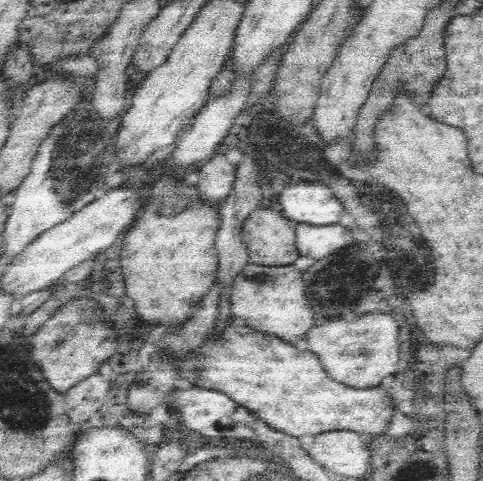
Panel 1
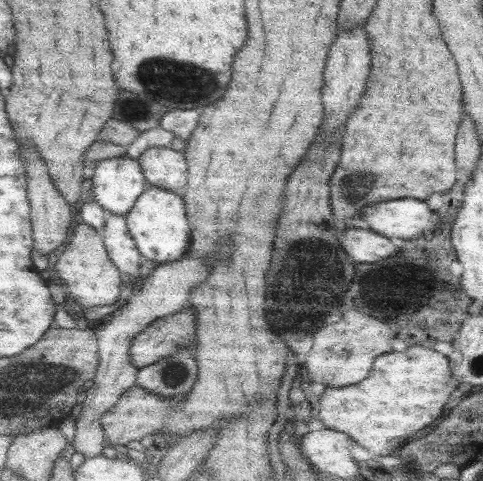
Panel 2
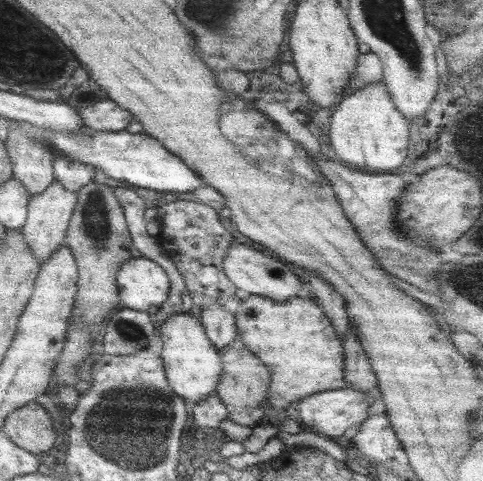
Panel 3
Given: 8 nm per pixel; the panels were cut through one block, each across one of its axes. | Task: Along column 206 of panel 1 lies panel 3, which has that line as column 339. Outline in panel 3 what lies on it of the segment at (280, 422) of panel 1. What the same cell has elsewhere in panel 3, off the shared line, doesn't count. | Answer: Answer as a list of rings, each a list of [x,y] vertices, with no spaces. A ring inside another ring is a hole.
[[[249,294],[241,298],[233,316],[237,324],[237,338],[269,368],[271,382],[267,388],[267,404],[277,414],[283,414],[289,404],[301,402],[311,394],[347,386],[343,376],[345,362],[341,344],[333,326],[315,302],[301,300],[297,296],[287,298],[285,302],[273,302],[269,298]]]

